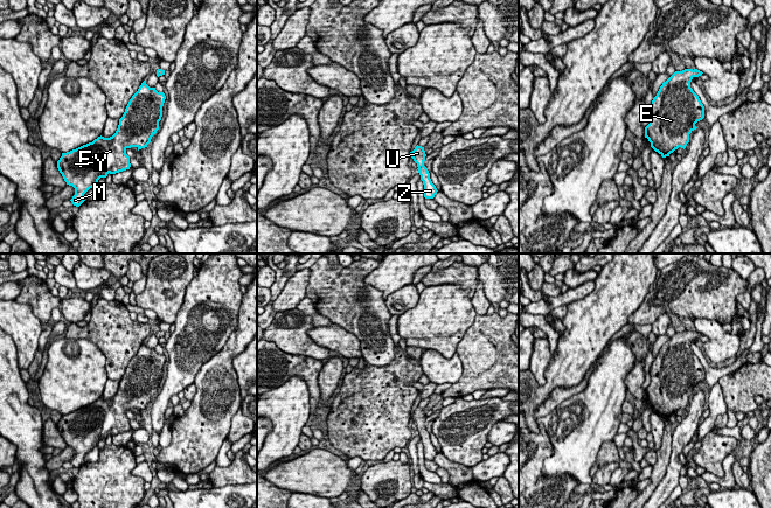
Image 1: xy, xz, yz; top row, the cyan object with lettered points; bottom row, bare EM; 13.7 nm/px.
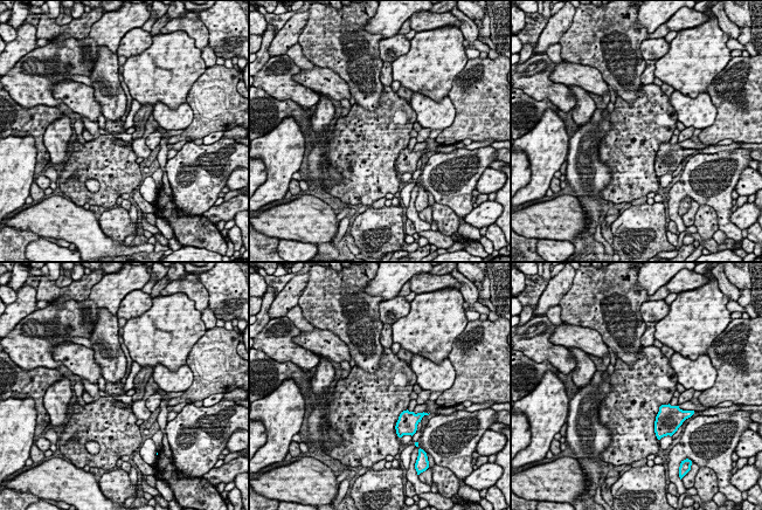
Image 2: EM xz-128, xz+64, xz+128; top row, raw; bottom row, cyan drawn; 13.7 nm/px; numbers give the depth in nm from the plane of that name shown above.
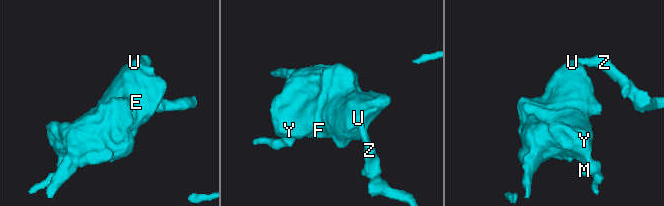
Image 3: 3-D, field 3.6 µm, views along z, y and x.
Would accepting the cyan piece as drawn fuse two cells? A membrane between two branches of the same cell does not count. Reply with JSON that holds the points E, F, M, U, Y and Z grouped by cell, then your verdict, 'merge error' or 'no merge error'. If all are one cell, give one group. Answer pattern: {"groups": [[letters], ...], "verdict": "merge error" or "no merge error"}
{"groups": [["E", "F", "M", "U", "Y", "Z"]], "verdict": "no merge error"}

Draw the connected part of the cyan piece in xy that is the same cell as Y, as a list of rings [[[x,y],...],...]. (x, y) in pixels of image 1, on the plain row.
[[[146,341],[130,361],[116,395],[110,399],[98,398],[92,404],[62,415],[57,430],[67,446],[75,450],[70,461],[79,468],[84,455],[98,445],[100,439],[130,431],[126,411],[147,409],[159,391],[166,357],[150,349]]]

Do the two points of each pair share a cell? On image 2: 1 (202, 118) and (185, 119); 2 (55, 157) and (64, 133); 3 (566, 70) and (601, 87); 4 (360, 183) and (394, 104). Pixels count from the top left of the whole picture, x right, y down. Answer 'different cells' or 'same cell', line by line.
1: different cells
2: same cell
3: same cell
4: same cell

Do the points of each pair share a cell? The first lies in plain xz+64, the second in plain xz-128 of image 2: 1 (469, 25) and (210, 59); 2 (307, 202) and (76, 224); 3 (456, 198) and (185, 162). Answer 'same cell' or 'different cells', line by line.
1: same cell
2: same cell
3: same cell

